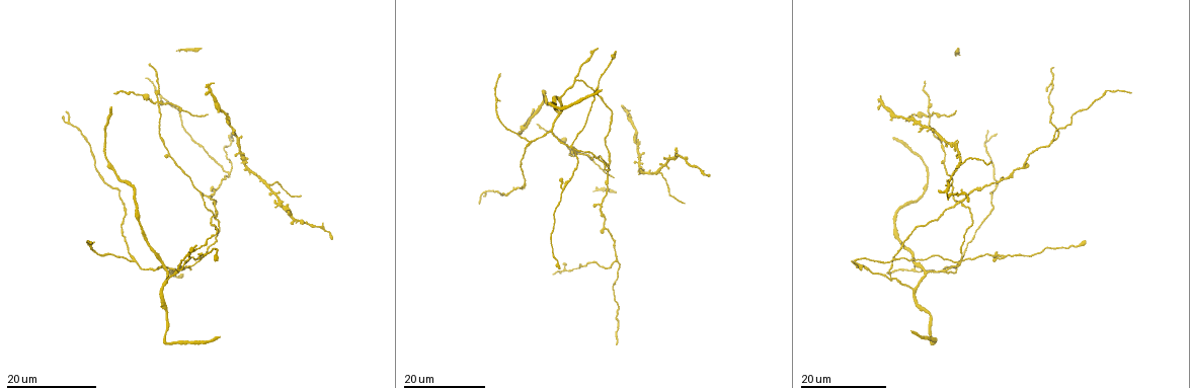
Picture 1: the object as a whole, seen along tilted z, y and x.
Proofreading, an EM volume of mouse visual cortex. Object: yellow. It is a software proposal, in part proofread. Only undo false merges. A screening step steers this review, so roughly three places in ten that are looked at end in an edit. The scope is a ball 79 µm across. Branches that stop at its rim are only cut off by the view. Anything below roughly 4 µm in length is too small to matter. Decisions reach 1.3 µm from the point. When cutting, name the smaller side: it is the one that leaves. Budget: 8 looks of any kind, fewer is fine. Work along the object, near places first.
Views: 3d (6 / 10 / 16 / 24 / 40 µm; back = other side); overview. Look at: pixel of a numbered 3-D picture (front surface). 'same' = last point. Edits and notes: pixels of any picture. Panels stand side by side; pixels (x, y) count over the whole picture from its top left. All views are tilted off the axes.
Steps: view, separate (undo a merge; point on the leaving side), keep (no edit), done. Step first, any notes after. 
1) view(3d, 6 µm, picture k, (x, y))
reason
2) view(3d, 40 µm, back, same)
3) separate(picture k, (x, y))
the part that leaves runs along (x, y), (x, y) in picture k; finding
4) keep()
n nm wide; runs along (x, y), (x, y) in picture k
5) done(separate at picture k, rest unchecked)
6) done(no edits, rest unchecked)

view(3d, 24 µm, picture 1, (529, 141))
three arms meet

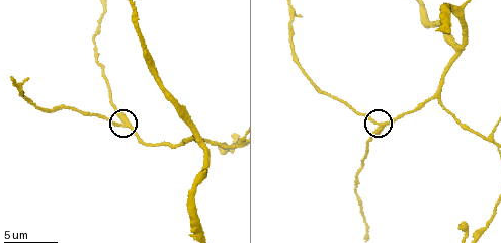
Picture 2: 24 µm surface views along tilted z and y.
view(3d, 6 µm, picture 2, (376, 123))

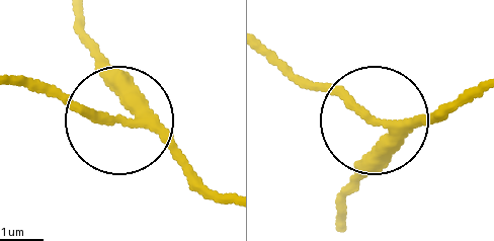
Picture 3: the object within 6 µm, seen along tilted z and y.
view(3d, 6 µm, back, picture 3, (118, 113))
other side

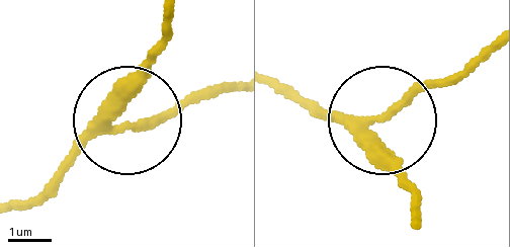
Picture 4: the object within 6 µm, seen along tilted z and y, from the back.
keep()
3 arms; runs along (278, 82), (318, 107), (374, 121), (486, 50) in picture 4; all the same neuron

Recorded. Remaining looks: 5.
view(3d, 10 µm, picture 2, (182, 144))
arms part here

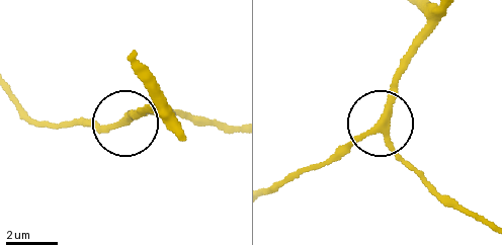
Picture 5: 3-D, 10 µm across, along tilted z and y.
keep()
3 arms; runs along (489, 222), (458, 210), (379, 128), (359, 134), (324, 165) in picture 5; continuous, no second neuron

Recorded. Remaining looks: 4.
view(3d, 16 µm, picture 1, (958, 167))
small branch off a trunk

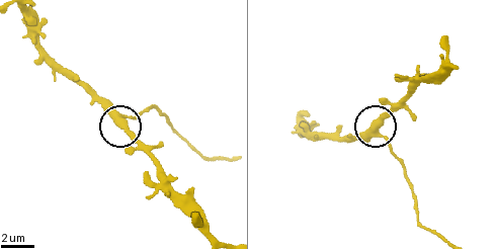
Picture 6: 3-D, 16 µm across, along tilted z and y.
view(3d, 10 µm, picture 6, (378, 131))

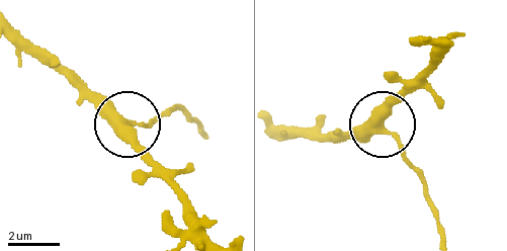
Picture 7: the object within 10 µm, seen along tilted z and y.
view(3d, 10 µm, back, picture 7, (378, 126))

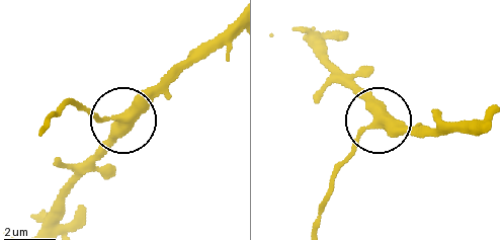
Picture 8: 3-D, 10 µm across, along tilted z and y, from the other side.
separate(picture 8, (88, 108))
side arm 13 µm; the part that leaves runs along (111, 116), (93, 117), (74, 103), (45, 124) in picture 8; two neurons meet here

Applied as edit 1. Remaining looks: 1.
done(separate at picture 8, rest unchecked)

